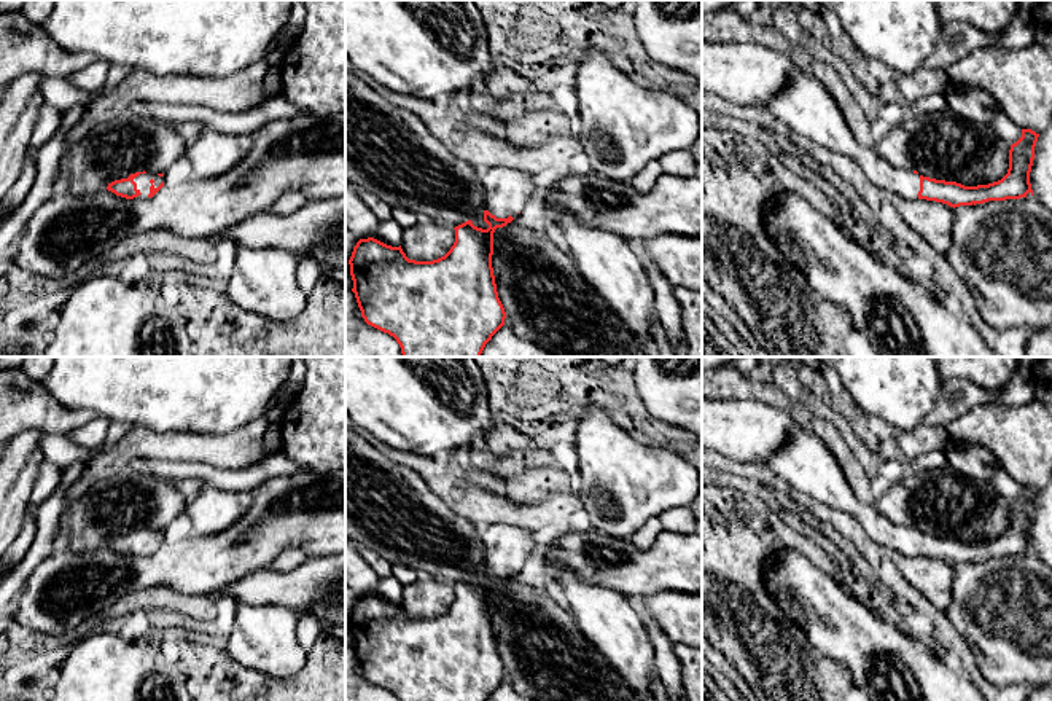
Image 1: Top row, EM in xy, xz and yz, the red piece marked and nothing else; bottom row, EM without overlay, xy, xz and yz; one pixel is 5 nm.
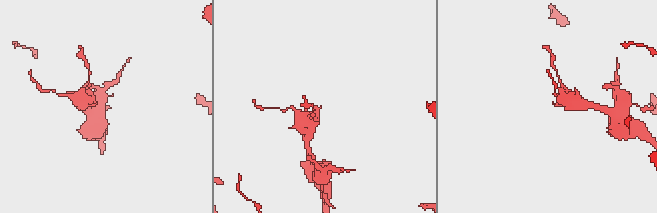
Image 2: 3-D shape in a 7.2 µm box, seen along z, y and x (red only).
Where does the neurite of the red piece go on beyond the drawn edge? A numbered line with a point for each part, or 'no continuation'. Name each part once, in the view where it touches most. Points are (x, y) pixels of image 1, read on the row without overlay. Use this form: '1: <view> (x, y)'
1: xy (142, 537)

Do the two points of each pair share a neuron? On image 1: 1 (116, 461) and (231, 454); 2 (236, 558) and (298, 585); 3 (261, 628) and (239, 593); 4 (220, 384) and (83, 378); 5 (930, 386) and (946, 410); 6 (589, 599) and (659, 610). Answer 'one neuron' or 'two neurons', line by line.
1: one neuron
2: two neurons
3: two neurons
4: one neuron
5: two neurons
6: two neurons

